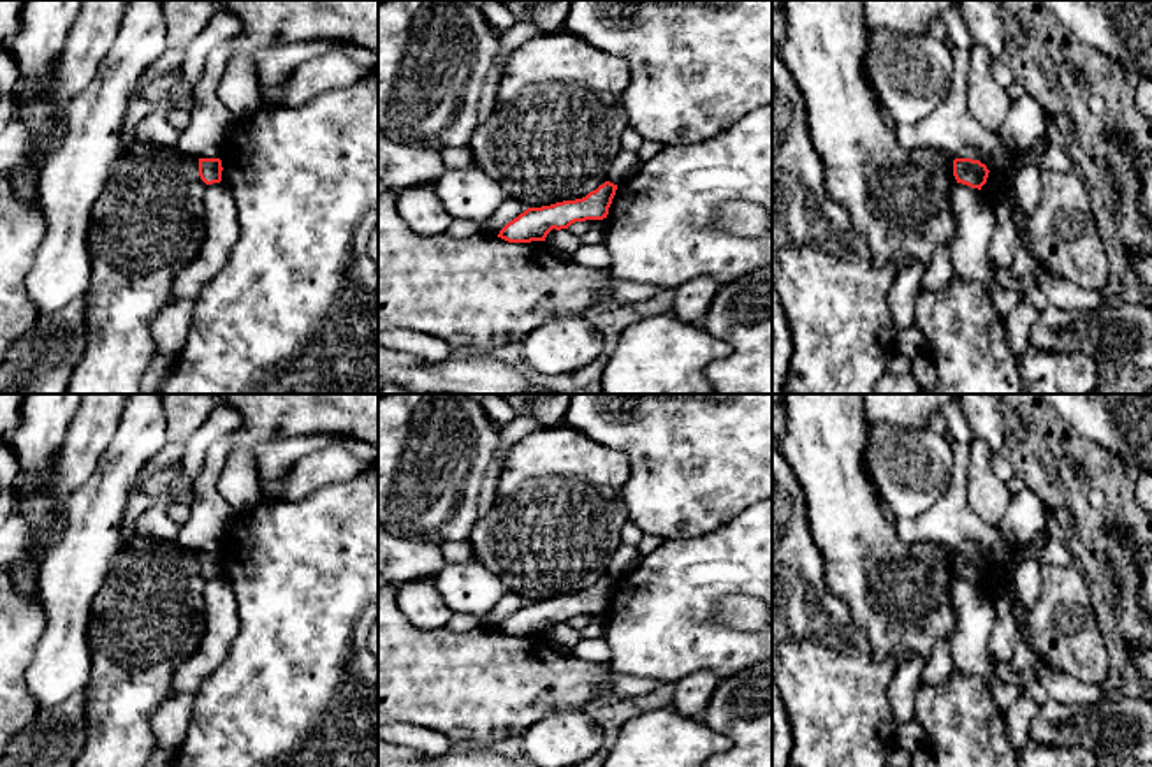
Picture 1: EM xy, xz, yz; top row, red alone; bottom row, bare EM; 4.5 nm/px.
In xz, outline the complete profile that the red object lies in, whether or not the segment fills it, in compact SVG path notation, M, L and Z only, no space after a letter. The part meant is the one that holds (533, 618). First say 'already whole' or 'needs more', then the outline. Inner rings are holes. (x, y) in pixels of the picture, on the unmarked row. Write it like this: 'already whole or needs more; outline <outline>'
already whole; outline M605 575L582 593L563 595L542 602L528 602L517 612L508 616L498 632L508 637L545 635L556 623L568 623L575 616L603 614L616 589L617 579Z

